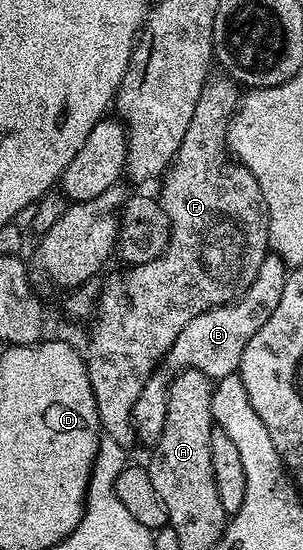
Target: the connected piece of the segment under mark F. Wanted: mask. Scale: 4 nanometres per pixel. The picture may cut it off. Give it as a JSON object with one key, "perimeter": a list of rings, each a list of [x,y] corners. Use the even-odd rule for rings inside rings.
{"perimeter":[[[211,79],[204,85],[197,103],[197,111],[193,111],[193,119],[189,119],[189,131],[185,131],[185,139],[181,143],[178,153],[175,154],[174,161],[171,162],[165,176],[162,178],[163,195],[161,195],[161,202],[165,215],[168,216],[171,224],[171,238],[168,240],[164,253],[159,258],[153,259],[152,262],[130,266],[127,269],[128,273],[119,273],[116,277],[109,278],[107,286],[103,290],[100,288],[97,293],[97,308],[93,313],[95,326],[91,329],[91,342],[88,343],[87,349],[85,348],[87,374],[89,375],[89,383],[93,387],[93,395],[97,403],[102,432],[106,436],[117,439],[117,443],[121,443],[125,447],[131,447],[131,444],[136,444],[137,441],[135,426],[131,423],[131,408],[137,403],[137,399],[141,395],[141,387],[145,387],[145,383],[151,378],[151,374],[156,372],[158,365],[155,364],[158,361],[160,364],[166,358],[167,352],[173,347],[181,327],[185,327],[185,323],[189,323],[189,319],[193,319],[210,309],[215,309],[219,305],[230,305],[236,297],[242,295],[251,286],[253,279],[257,279],[257,275],[261,271],[261,263],[266,259],[269,252],[267,244],[267,208],[263,206],[261,187],[257,183],[255,176],[244,165],[240,165],[238,161],[229,156],[227,148],[227,122],[230,121],[231,115],[235,111],[235,106],[241,100],[241,89],[236,82],[230,79],[222,80],[215,81],[215,79]]]}

